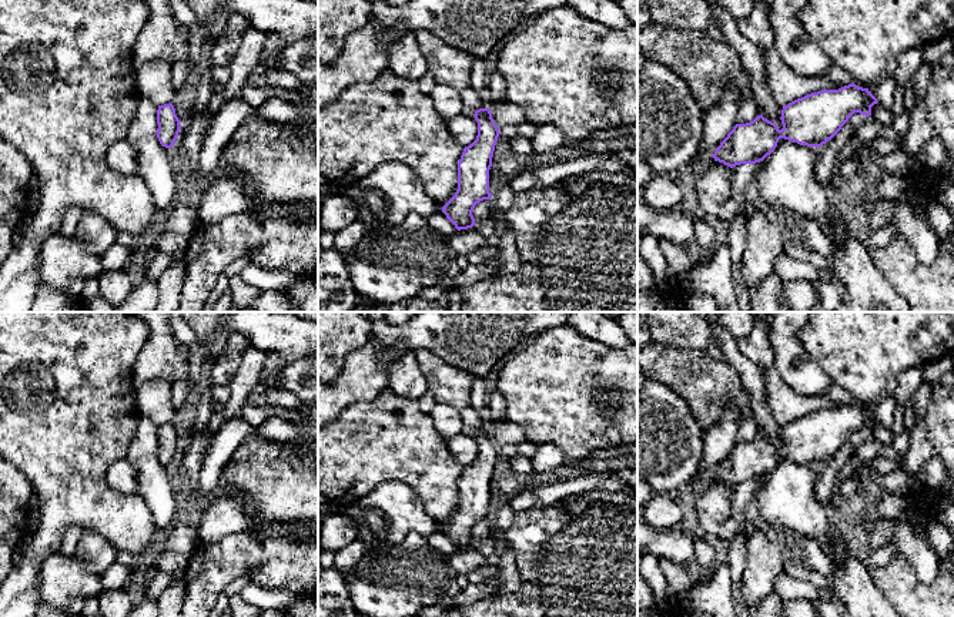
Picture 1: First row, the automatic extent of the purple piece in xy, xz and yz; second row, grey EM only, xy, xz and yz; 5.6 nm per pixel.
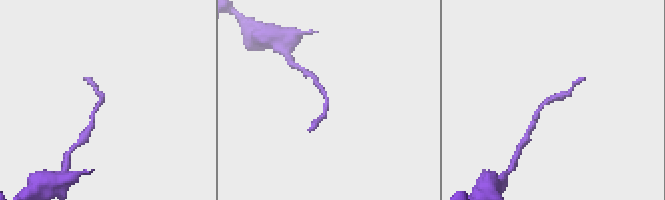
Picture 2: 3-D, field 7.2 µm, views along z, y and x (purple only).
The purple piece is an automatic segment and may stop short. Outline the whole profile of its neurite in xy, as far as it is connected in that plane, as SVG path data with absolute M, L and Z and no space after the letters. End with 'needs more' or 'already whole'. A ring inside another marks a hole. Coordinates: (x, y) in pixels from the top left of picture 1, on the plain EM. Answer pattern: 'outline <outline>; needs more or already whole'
outline M171 422L158 425L157 443L157 457L160 463L171 469L181 447L180 439L175 433L175 427Z; already whole

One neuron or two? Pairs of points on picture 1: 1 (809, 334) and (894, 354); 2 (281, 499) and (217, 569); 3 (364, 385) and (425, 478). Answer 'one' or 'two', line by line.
1: one
2: two
3: two

